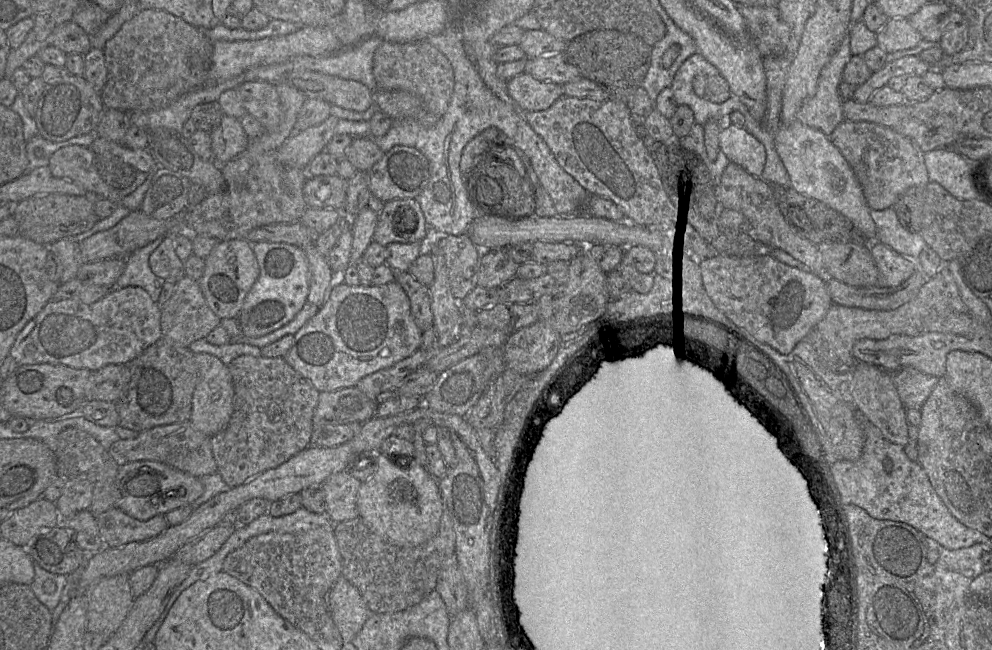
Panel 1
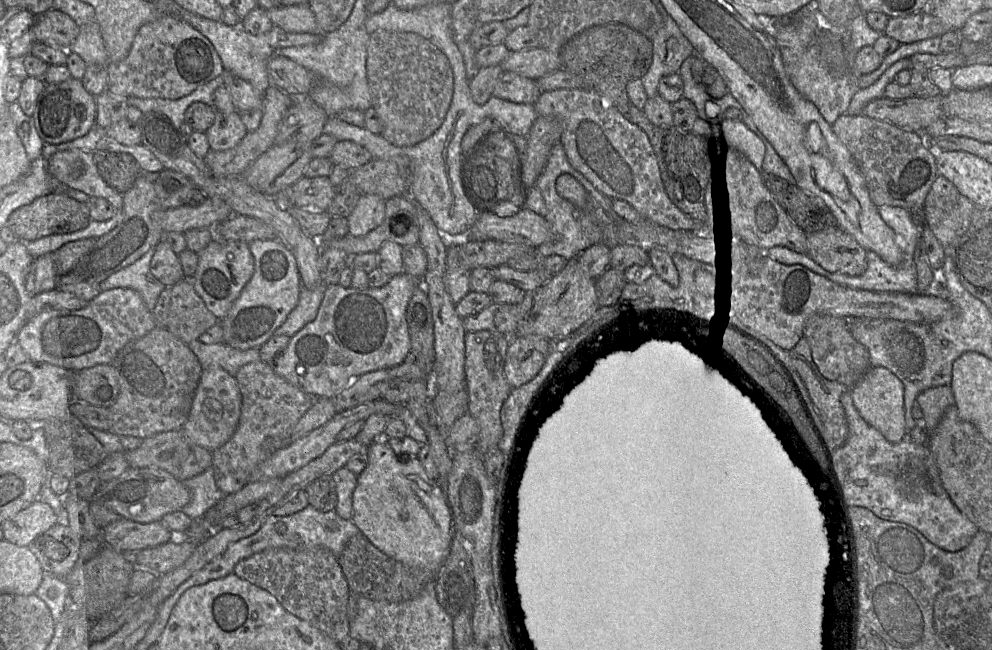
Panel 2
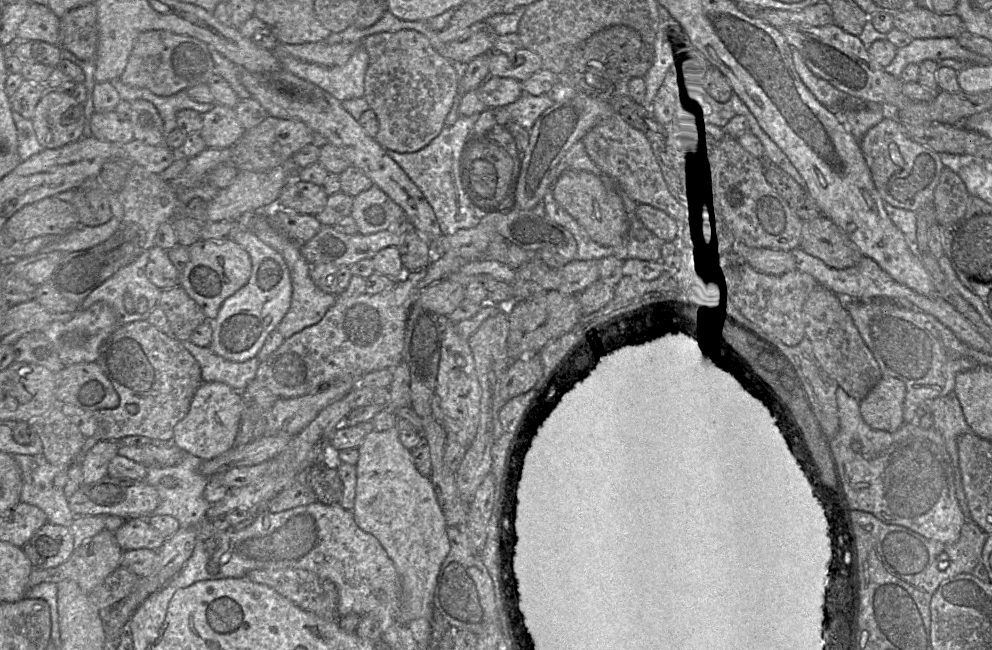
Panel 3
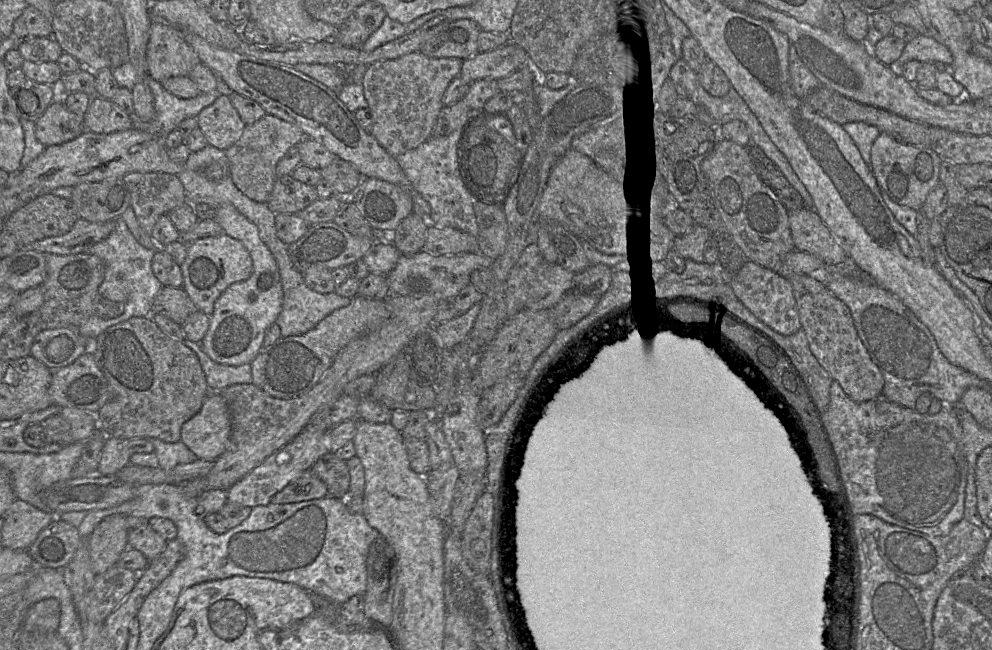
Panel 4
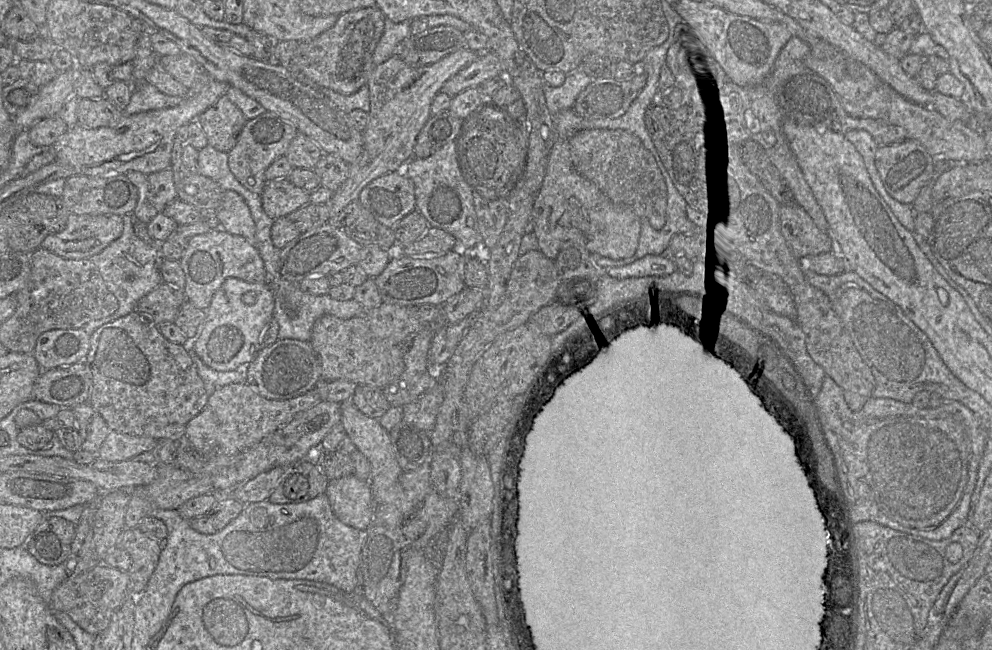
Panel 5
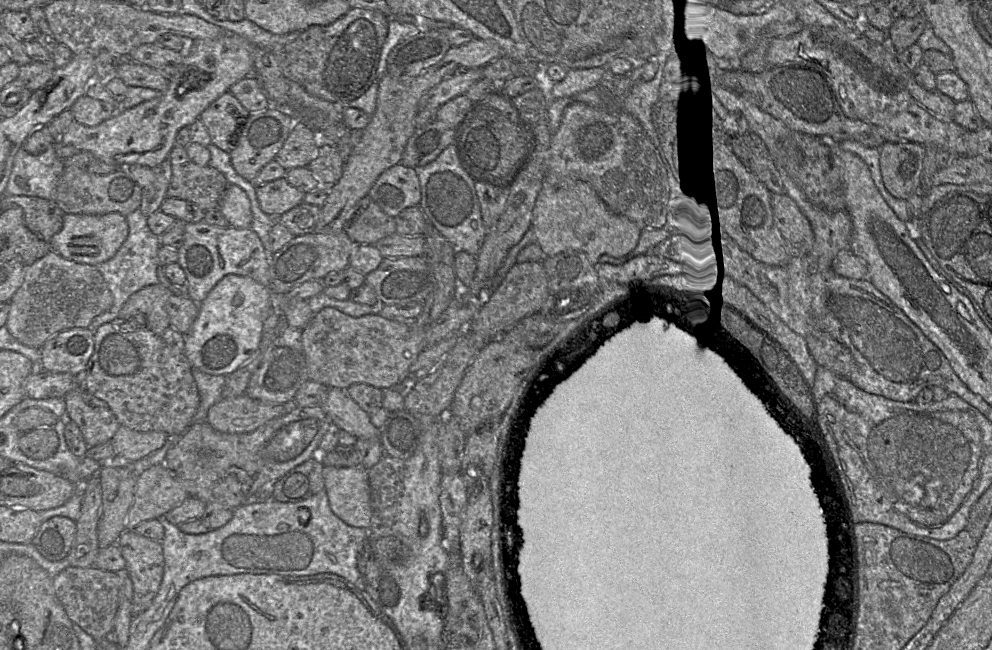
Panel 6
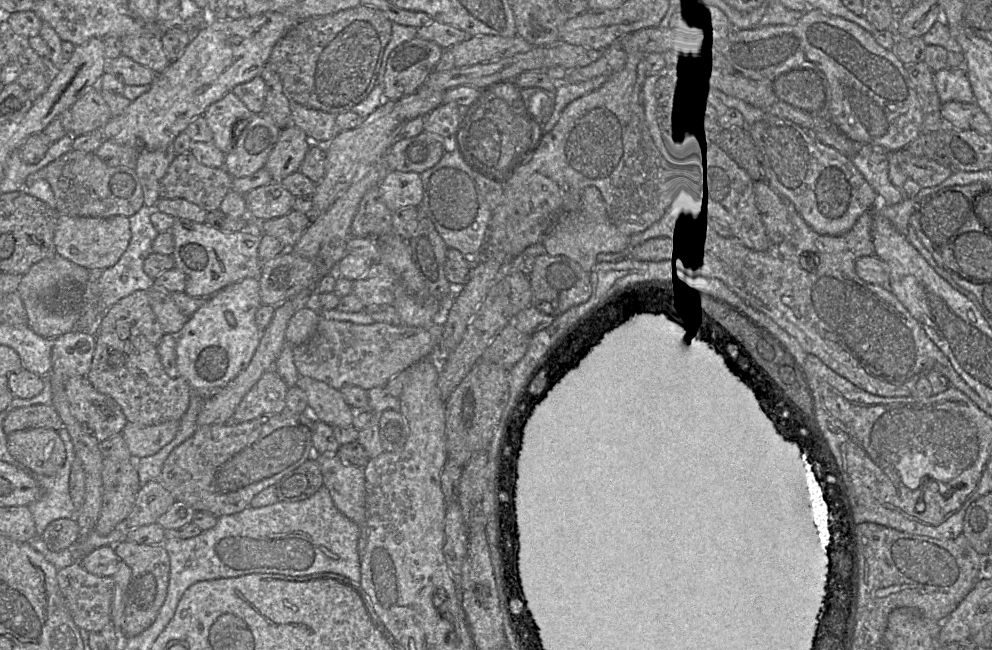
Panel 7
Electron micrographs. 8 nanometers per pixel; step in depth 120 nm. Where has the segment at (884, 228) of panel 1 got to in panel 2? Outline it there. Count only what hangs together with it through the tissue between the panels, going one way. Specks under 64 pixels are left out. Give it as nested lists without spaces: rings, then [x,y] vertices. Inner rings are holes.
[[[891,206],[878,208],[883,221],[893,230],[895,242],[907,259],[911,259],[922,238],[922,226],[914,222],[910,211]]]

